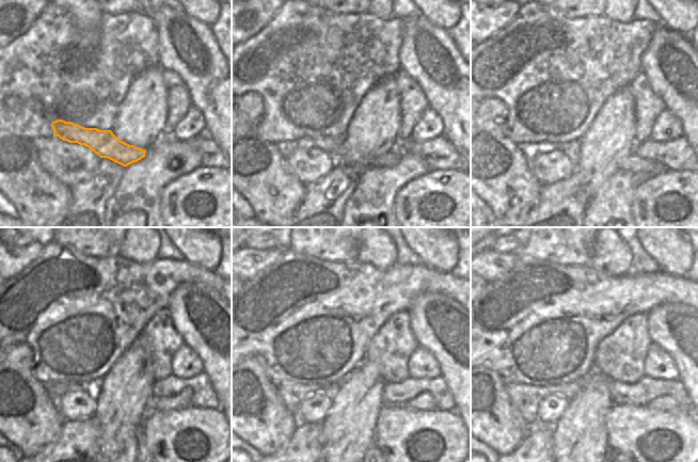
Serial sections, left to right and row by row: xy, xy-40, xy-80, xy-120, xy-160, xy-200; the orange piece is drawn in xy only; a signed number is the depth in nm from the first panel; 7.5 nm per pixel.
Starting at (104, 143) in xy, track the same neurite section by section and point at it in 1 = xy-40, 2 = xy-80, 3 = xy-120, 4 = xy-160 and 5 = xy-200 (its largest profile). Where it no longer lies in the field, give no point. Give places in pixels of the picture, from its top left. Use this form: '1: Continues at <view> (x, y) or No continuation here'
1: Continues at xy-40 (336, 146)
2: Continues at xy-80 (632, 163)
3: Continues at xy-120 (180, 401)
4: Continues at xy-160 (424, 401)
5: Continues at xy-200 (664, 403)

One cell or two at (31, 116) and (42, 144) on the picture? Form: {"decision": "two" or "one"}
{"decision": "two"}

